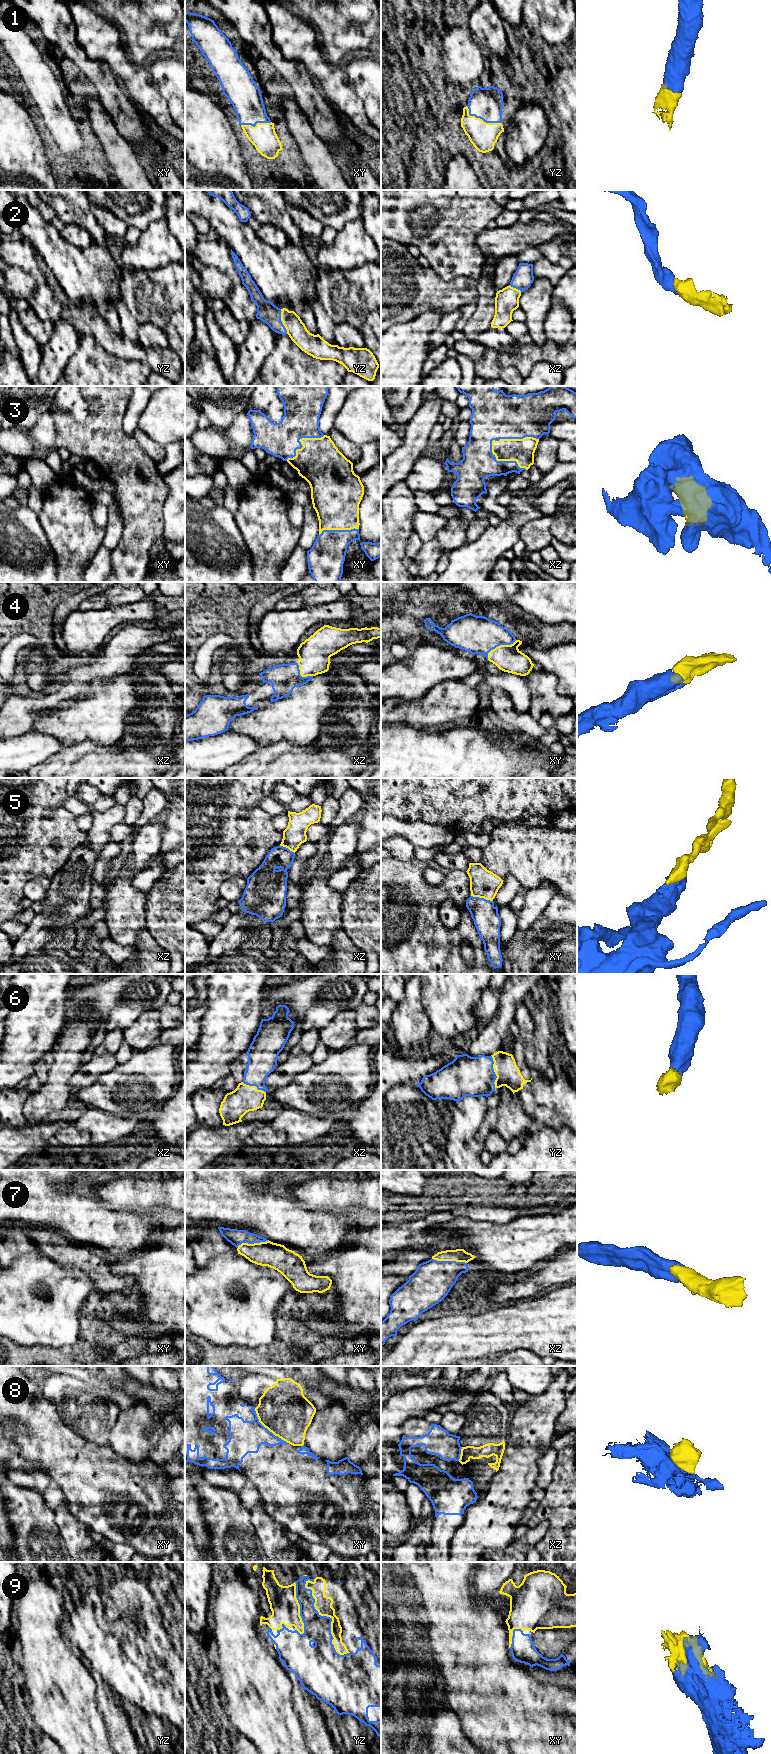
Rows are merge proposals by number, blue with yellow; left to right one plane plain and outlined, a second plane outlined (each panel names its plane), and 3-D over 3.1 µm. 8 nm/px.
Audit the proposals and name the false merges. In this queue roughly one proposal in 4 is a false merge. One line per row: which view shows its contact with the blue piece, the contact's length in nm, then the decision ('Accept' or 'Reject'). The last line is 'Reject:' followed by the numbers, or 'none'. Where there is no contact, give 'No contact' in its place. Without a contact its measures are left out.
1: Touches blue in yz. Shared border 320 nm. Accept
2: Touches blue in yz. Shared border 200 nm. Accept
3: Touches blue in xz. Shared border 400 nm. Accept
4: Touches blue in xy. Shared border 280 nm. Accept
5: Touches blue in xy. Shared border 180 nm. Reject
6: Touches blue in yz. Shared border 260 nm. Accept
7: Touches blue in xz. Shared border 280 nm. Accept
8: Touches blue in xy. Shared border 380 nm. Reject
9: Touches blue in yz. Shared border 700 nm. Accept
Reject: 5, 8

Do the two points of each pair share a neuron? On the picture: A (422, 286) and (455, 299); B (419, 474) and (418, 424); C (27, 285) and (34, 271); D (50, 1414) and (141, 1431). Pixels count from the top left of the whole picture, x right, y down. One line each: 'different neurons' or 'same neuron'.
A: same neuron
B: different neurons
C: different neurons
D: different neurons

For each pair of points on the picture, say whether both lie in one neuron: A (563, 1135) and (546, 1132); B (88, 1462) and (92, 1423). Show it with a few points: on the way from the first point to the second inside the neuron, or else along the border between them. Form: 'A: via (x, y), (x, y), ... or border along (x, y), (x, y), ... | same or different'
A: via (559, 1135), (550, 1135) | same
B: border along (91, 1442), (104, 1446) | different

